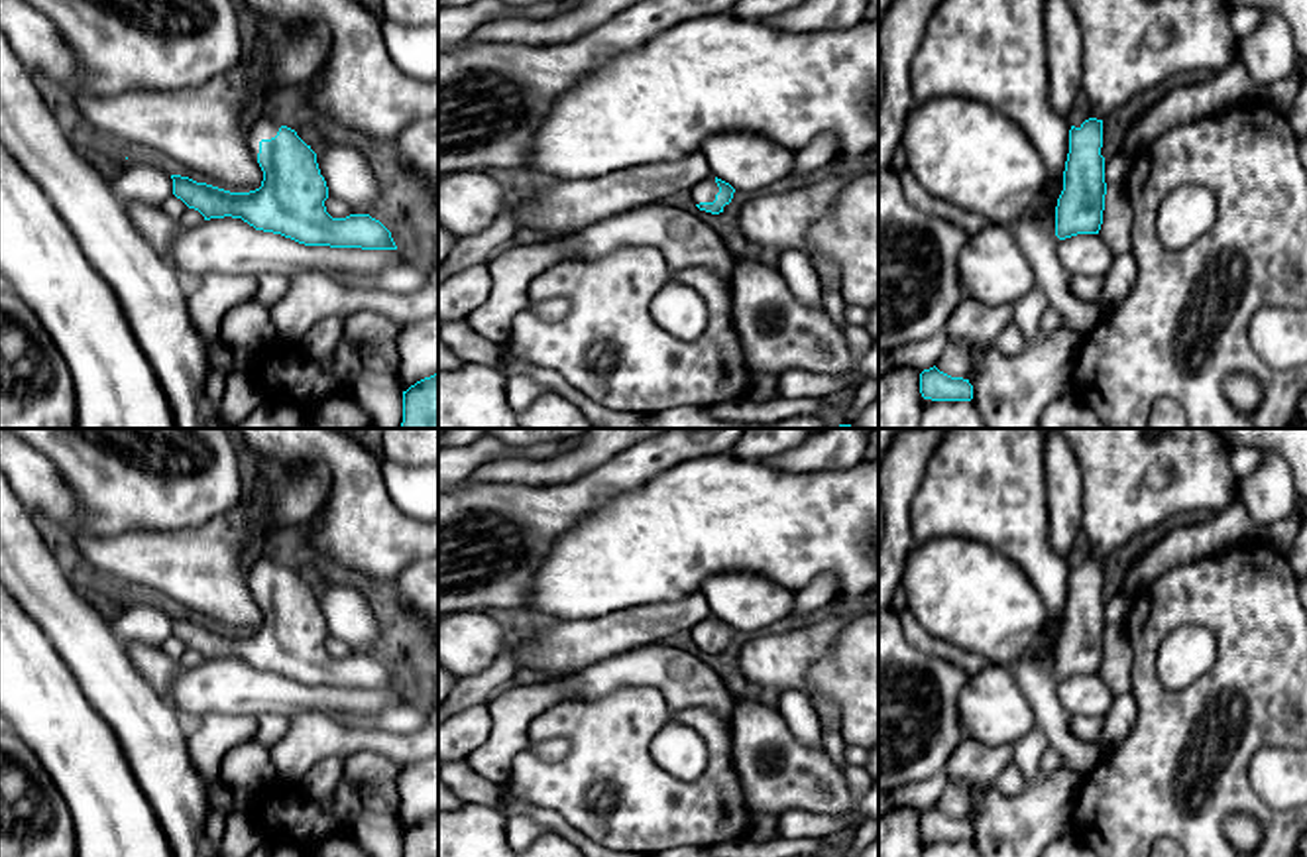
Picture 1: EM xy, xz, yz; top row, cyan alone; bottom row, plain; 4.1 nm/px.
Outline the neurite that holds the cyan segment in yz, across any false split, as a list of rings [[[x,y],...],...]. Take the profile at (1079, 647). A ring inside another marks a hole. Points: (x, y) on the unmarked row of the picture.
[[[1057,428],[1081,466],[1081,531],[1091,558],[1069,570],[1055,676],[1099,674],[1103,558],[1165,521],[1222,513],[1240,497],[1230,442],[1217,428]]]

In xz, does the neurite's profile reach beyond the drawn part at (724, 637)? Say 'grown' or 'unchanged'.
grown

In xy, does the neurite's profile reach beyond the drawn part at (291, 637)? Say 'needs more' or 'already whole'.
needs more

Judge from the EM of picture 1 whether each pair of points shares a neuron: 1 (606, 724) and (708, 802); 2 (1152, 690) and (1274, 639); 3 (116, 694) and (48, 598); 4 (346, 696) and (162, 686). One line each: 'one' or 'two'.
1: one
2: one
3: one
4: two

